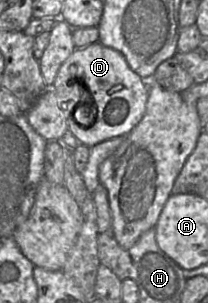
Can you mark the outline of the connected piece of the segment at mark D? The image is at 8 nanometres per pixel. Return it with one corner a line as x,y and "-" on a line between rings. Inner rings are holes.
99,41
83,48
76,48
61,65
51,87
56,93
57,100
71,93
73,81
78,81
84,86
88,93
86,100
89,100
93,107
91,117
89,111
77,114
81,109
76,108
74,114
67,119
68,129
79,144
91,148
118,136
126,137
146,112
149,97
148,82
131,69
121,52
106,47
-
116,84
123,84
123,89
109,95
108,91

